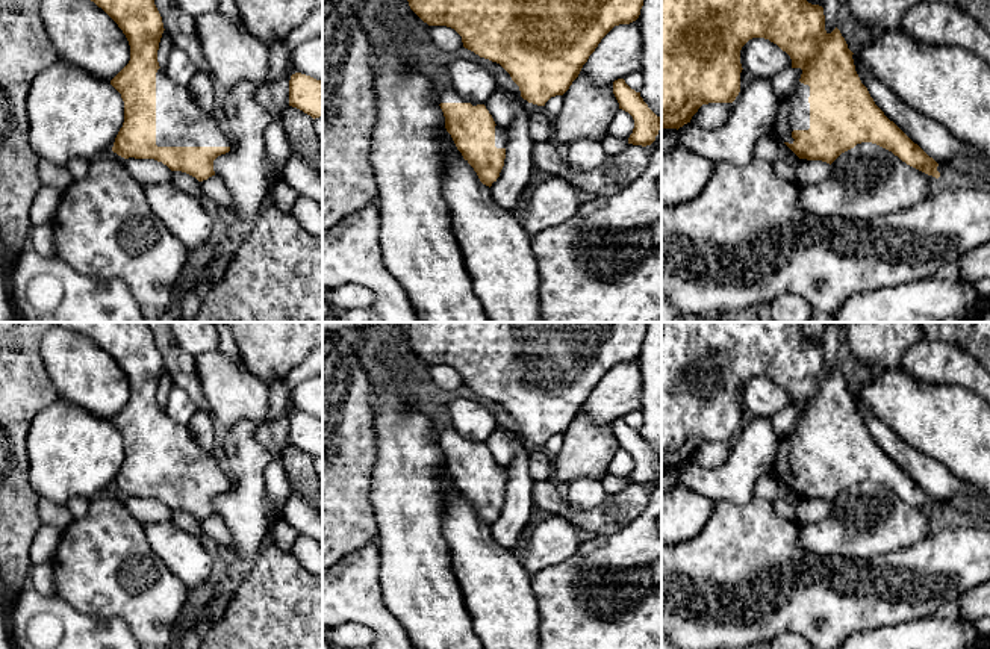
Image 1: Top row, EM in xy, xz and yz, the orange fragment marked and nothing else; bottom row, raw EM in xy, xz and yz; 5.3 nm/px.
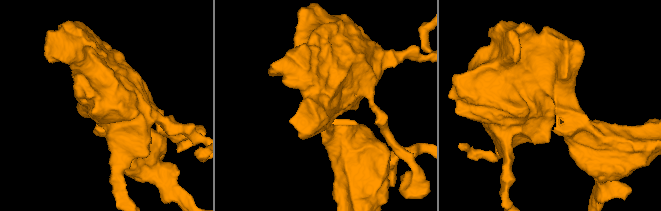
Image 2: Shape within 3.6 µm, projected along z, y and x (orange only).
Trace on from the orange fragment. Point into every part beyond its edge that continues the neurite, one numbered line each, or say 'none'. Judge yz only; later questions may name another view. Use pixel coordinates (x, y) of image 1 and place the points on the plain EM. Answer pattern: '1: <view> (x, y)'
1: yz (793, 453)

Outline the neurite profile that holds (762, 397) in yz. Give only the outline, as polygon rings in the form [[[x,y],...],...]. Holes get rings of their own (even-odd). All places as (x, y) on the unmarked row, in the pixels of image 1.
[[[752,377],[742,386],[740,402],[754,416],[767,418],[786,407],[792,407],[790,395],[764,377]]]

